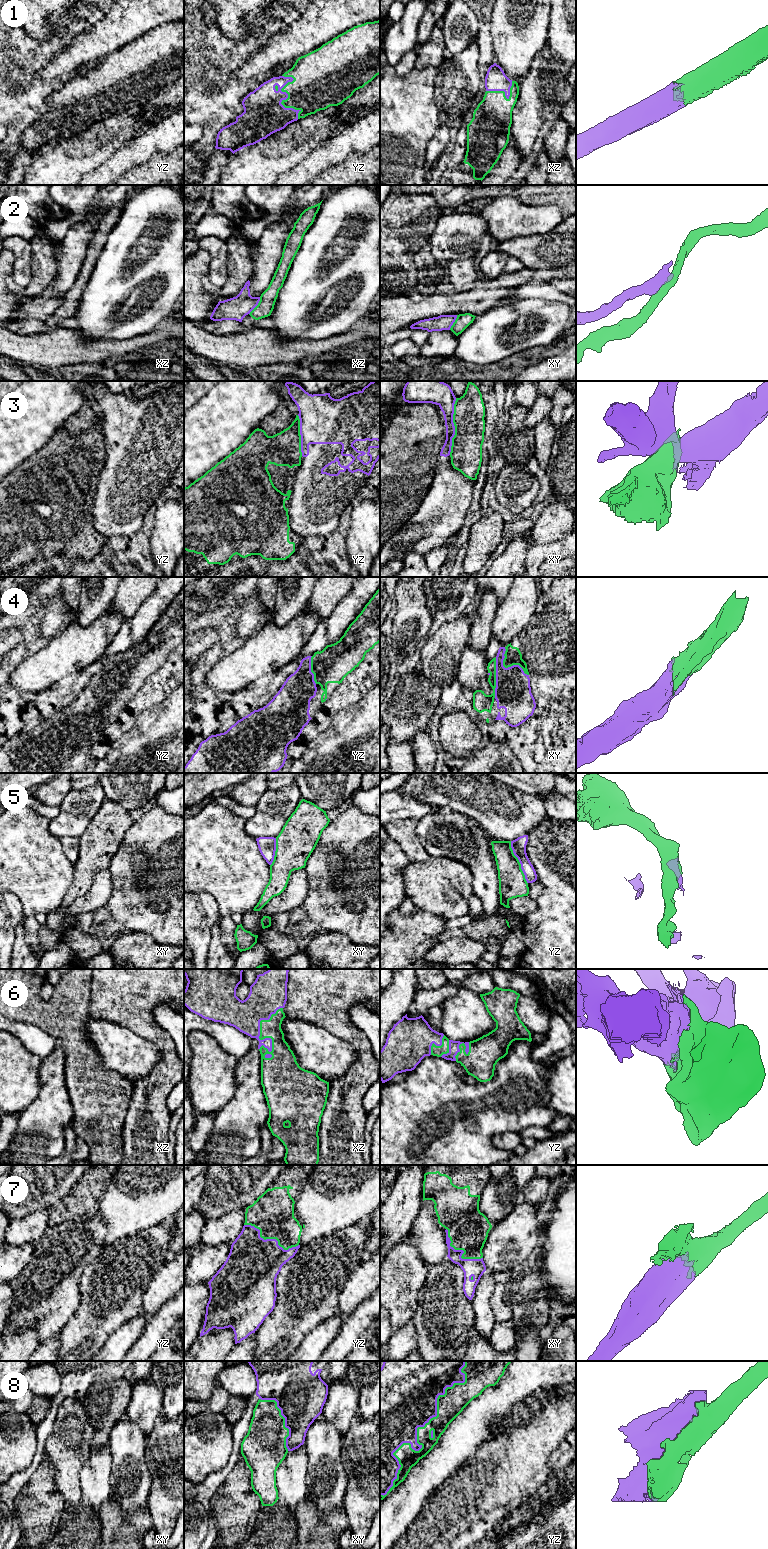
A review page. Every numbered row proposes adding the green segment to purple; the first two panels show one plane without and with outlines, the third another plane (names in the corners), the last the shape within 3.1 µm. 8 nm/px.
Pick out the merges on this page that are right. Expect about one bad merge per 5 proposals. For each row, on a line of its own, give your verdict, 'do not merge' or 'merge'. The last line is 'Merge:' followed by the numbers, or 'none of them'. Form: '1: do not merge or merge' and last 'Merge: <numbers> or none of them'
1: merge
2: do not merge
3: do not merge
4: merge
5: do not merge
6: merge
7: merge
8: do not merge
Merge: 1, 4, 6, 7

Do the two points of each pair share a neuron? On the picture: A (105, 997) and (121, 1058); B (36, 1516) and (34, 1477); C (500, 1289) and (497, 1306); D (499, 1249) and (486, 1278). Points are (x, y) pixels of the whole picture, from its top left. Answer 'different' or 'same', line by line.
A: different
B: same
C: same
D: different

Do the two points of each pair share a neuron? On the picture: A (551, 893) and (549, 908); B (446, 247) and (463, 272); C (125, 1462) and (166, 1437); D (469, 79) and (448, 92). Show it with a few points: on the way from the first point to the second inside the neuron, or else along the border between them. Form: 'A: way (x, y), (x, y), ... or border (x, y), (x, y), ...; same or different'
A: way (551, 897), (551, 904); same
B: border (471, 257), (449, 260); different
C: border (145, 1437), (145, 1463), (150, 1473); different
D: way (464, 79), (453, 88); same

